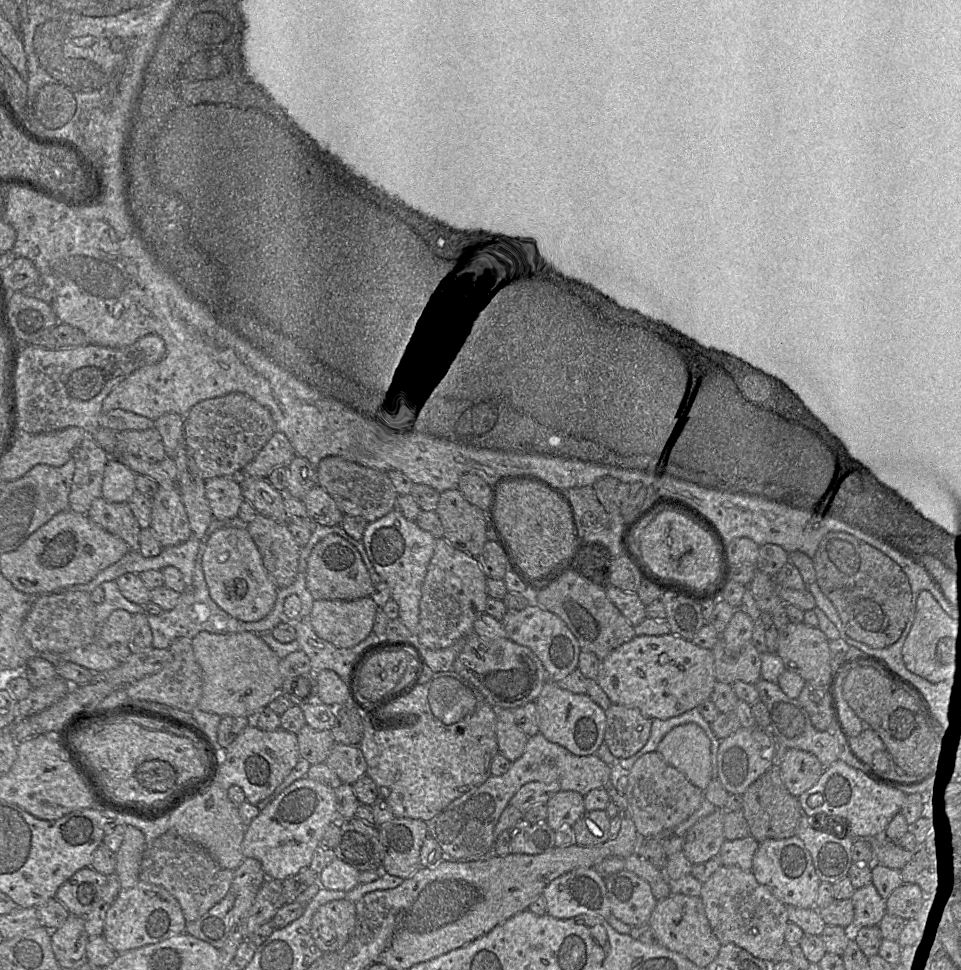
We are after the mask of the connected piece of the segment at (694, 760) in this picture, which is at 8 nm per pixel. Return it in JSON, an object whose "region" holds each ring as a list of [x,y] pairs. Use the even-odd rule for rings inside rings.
{"region":[[[698,724],[674,727],[660,741],[656,752],[705,791],[712,780],[711,741]]]}

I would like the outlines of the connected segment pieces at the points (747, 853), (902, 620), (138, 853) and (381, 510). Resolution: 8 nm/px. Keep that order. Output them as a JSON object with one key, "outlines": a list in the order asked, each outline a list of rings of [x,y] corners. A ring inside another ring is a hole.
{"outlines":[[[[750,834],[742,839],[725,840],[718,857],[724,866],[752,871],[752,861],[759,842]]],[[[843,532],[827,533],[811,559],[815,582],[835,607],[849,638],[874,649],[884,649],[907,637],[915,601],[906,574],[894,561]]],[[[127,825],[122,844],[116,852],[116,875],[122,889],[133,887],[139,880],[139,869],[146,849],[144,834]]],[[[340,456],[323,458],[317,467],[317,484],[333,498],[344,515],[361,516],[372,522],[394,509],[397,493],[386,472],[363,466]]]]}

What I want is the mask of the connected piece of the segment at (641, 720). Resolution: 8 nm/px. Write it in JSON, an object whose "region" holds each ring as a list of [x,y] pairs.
{"region":[[[612,704],[605,710],[604,742],[616,759],[626,759],[639,752],[647,743],[652,719],[632,707]]]}

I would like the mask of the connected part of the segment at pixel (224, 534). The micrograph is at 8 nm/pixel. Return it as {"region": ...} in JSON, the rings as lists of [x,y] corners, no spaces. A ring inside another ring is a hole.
{"region":[[[225,527],[213,532],[206,543],[202,567],[211,598],[230,616],[243,622],[255,622],[272,610],[278,588],[265,569],[258,548],[247,529]]]}

